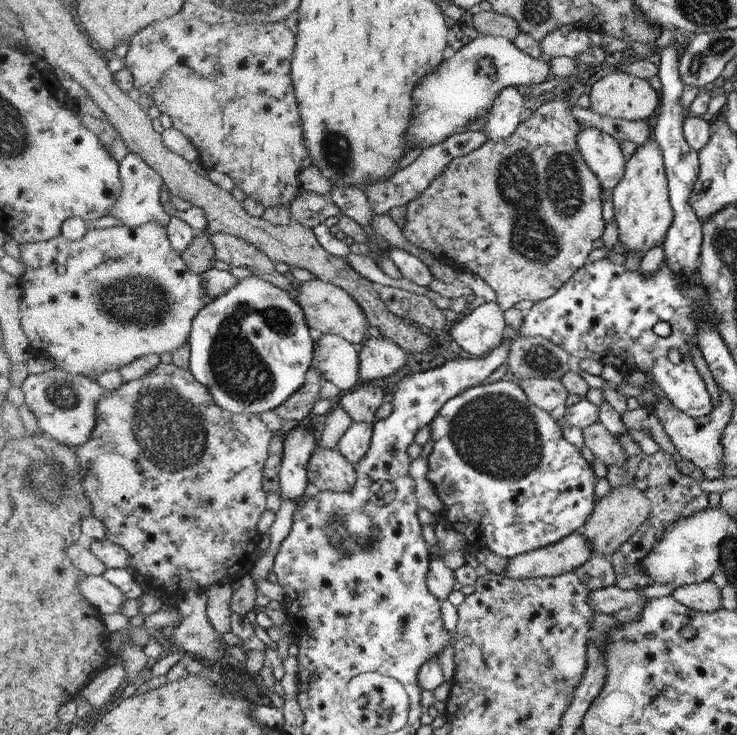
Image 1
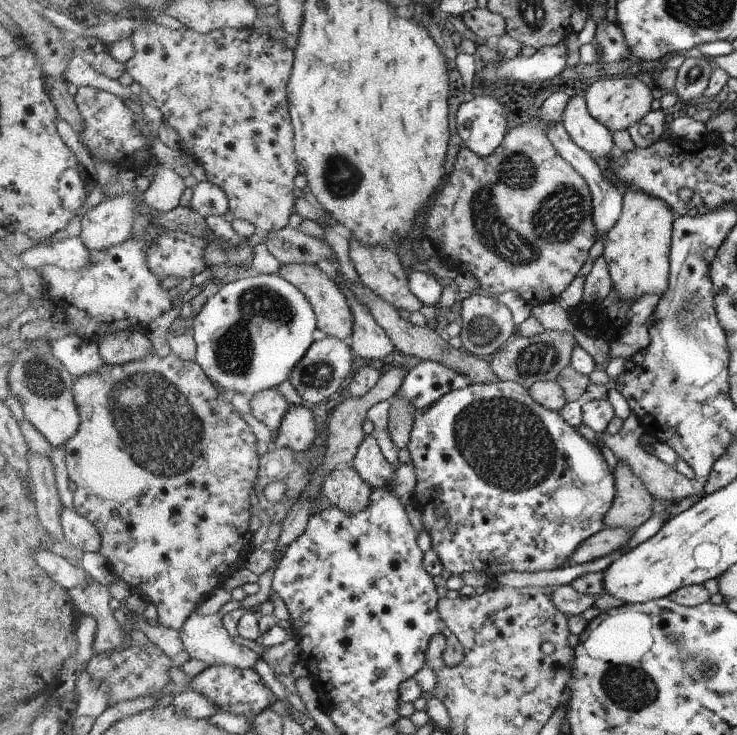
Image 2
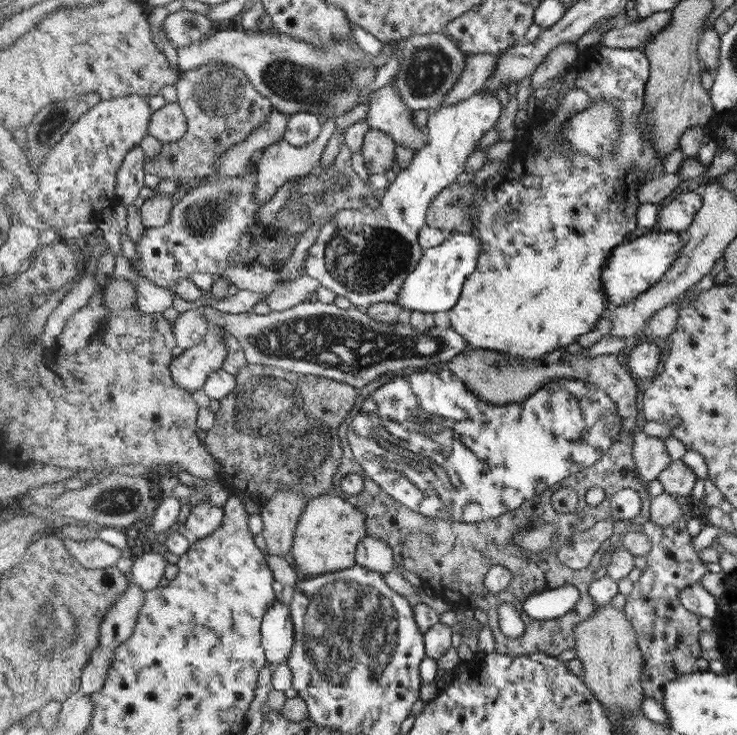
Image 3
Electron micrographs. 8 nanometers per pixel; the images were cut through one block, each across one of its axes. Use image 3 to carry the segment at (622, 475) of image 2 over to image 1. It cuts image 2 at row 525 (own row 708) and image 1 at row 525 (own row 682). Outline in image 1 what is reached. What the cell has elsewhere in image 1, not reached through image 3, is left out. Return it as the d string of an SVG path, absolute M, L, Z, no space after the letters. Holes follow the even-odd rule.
M634 485L611 487L605 496L598 499L597 507L586 521L582 533L593 544L595 554L604 554L609 558L614 551L632 538L650 514L652 514L652 501L642 489L636 488Z

